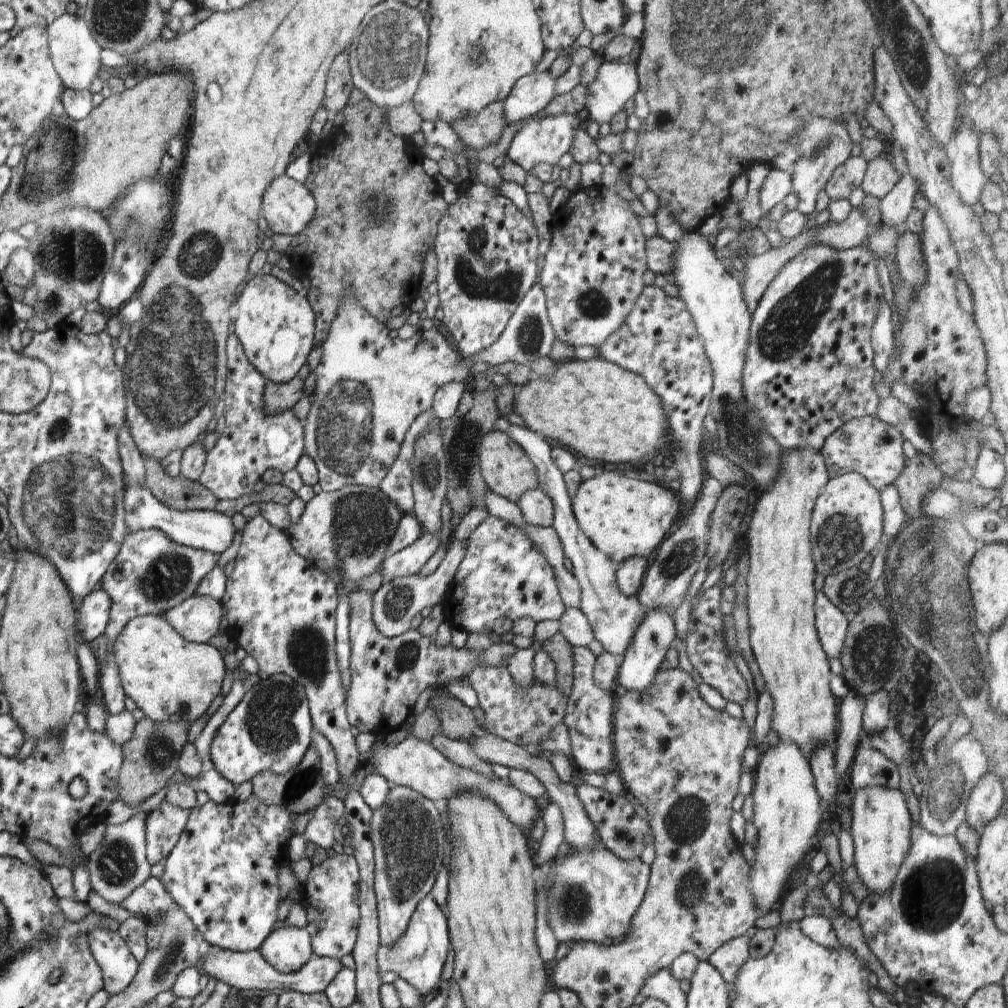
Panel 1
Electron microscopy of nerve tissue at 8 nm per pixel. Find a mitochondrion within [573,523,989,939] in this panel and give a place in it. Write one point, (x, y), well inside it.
(934, 894)

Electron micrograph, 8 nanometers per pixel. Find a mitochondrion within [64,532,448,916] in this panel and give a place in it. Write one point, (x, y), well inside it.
(408, 834)

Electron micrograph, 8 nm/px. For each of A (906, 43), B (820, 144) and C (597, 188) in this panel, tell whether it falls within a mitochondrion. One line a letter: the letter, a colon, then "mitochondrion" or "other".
A: mitochondrion
B: mitochondrion
C: other

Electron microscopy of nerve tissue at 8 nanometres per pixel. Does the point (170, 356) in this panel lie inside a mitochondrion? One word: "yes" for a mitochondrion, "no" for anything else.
yes

